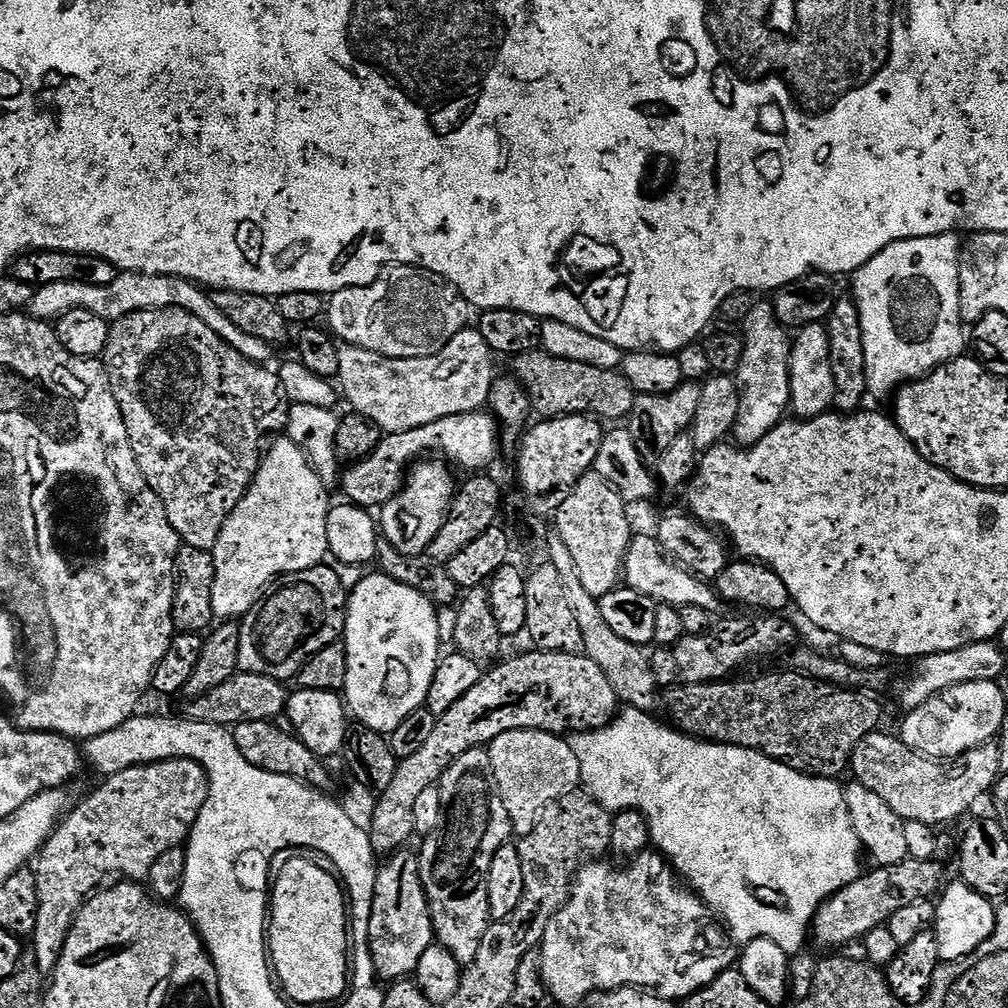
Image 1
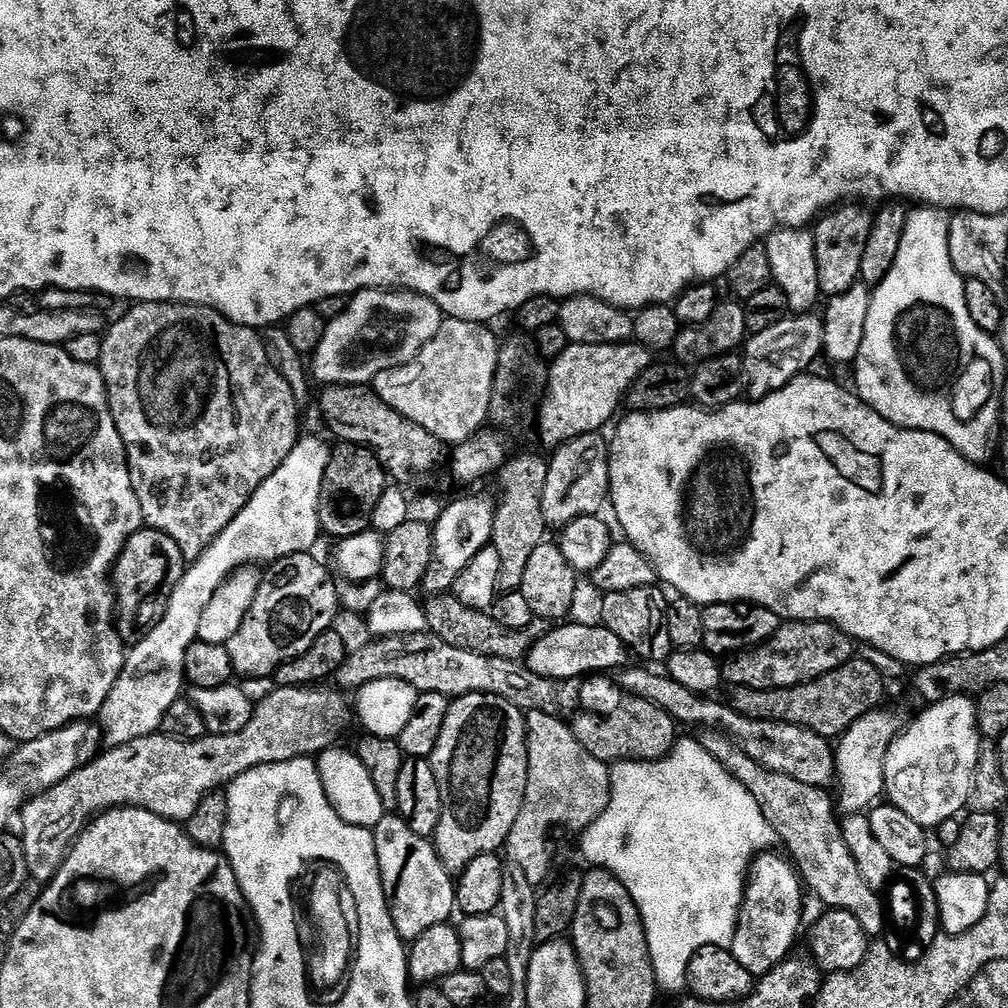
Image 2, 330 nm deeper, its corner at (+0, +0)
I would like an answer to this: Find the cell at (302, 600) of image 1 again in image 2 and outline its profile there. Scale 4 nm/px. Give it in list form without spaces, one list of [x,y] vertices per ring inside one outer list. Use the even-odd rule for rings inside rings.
[[[299,552],[267,565],[268,573],[263,573],[254,602],[242,626],[238,626],[238,634],[226,645],[237,677],[271,677],[286,662],[298,658],[298,654],[306,654],[314,638],[333,627],[341,607],[341,593],[327,566],[314,557],[312,552]]]

